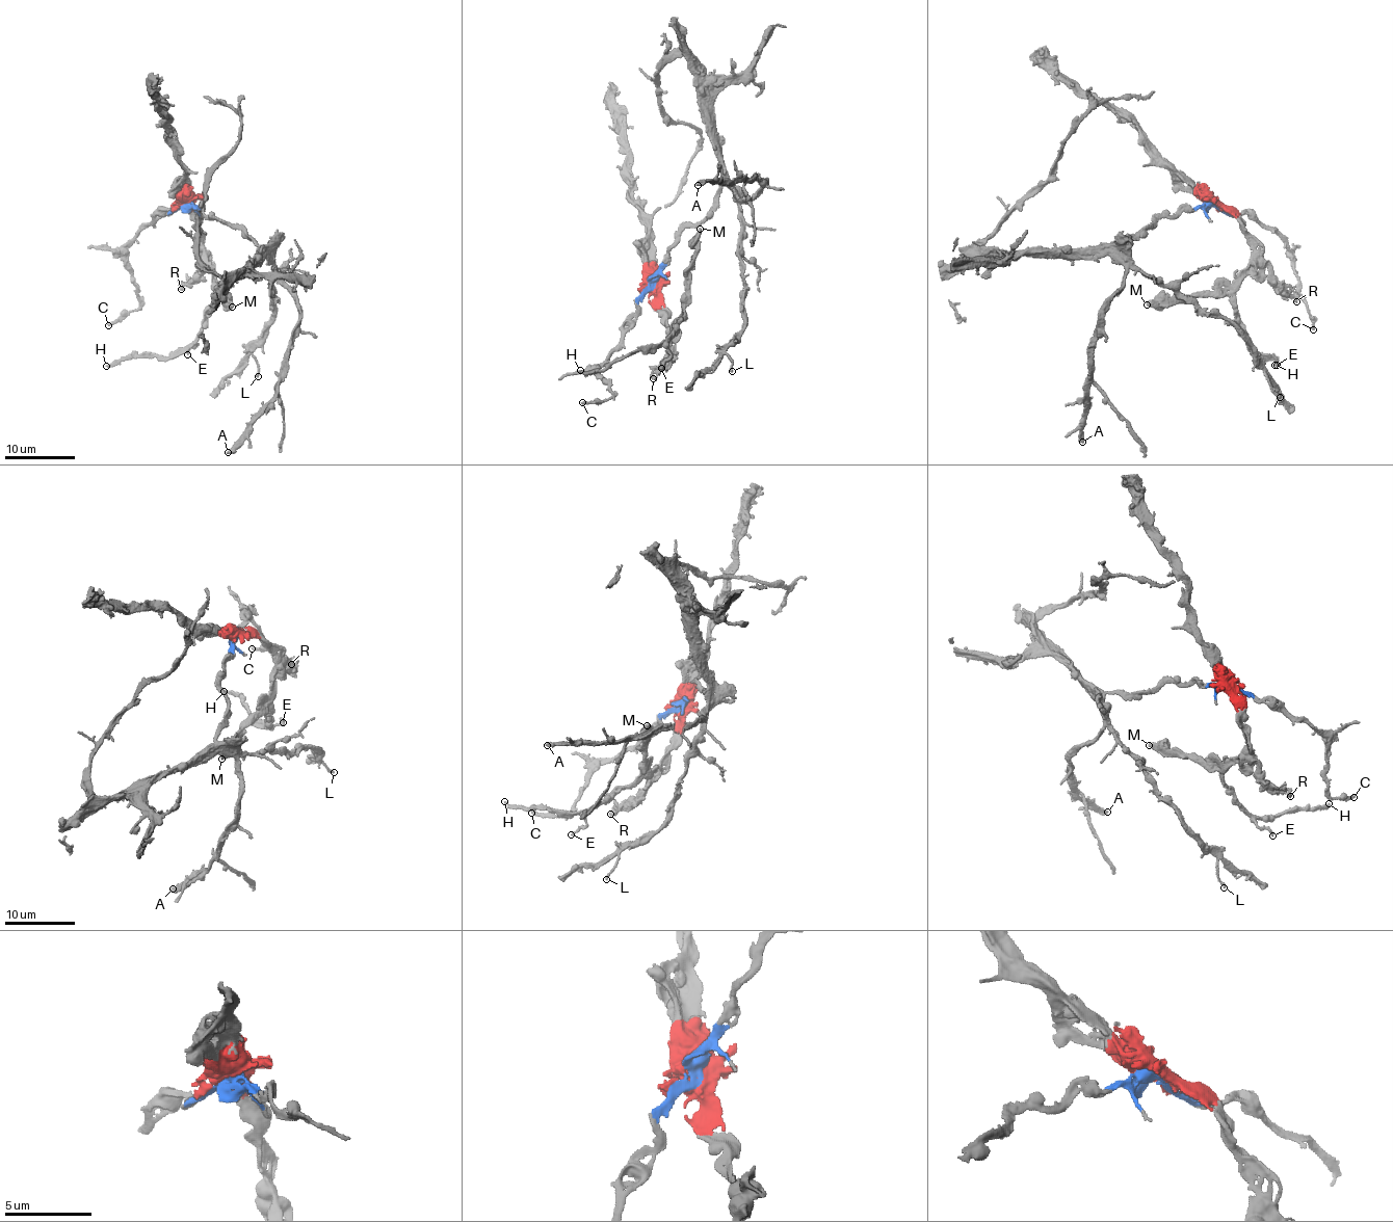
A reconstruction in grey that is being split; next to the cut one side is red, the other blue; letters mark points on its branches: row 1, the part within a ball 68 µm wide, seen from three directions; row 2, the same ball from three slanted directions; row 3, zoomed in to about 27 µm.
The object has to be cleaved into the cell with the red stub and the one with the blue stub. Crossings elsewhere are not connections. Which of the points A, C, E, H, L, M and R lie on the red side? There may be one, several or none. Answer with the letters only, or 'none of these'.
E, H, M, R

